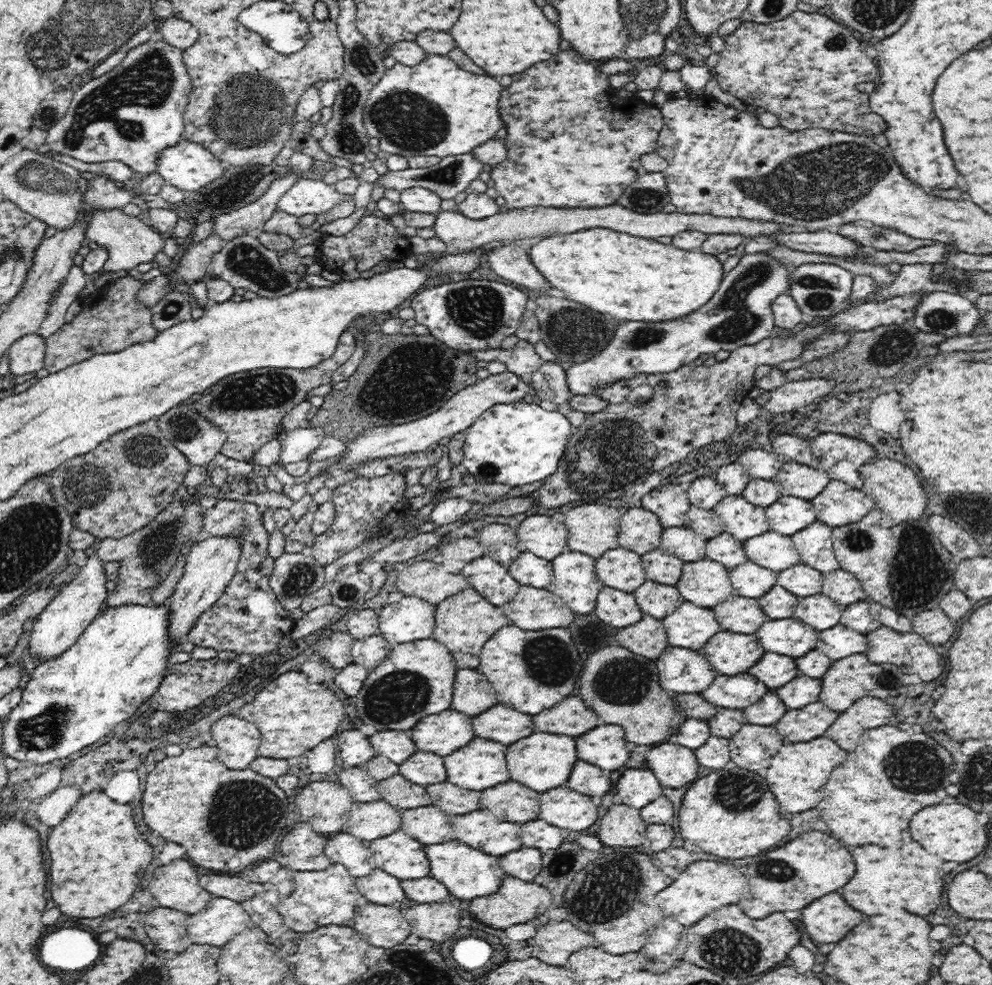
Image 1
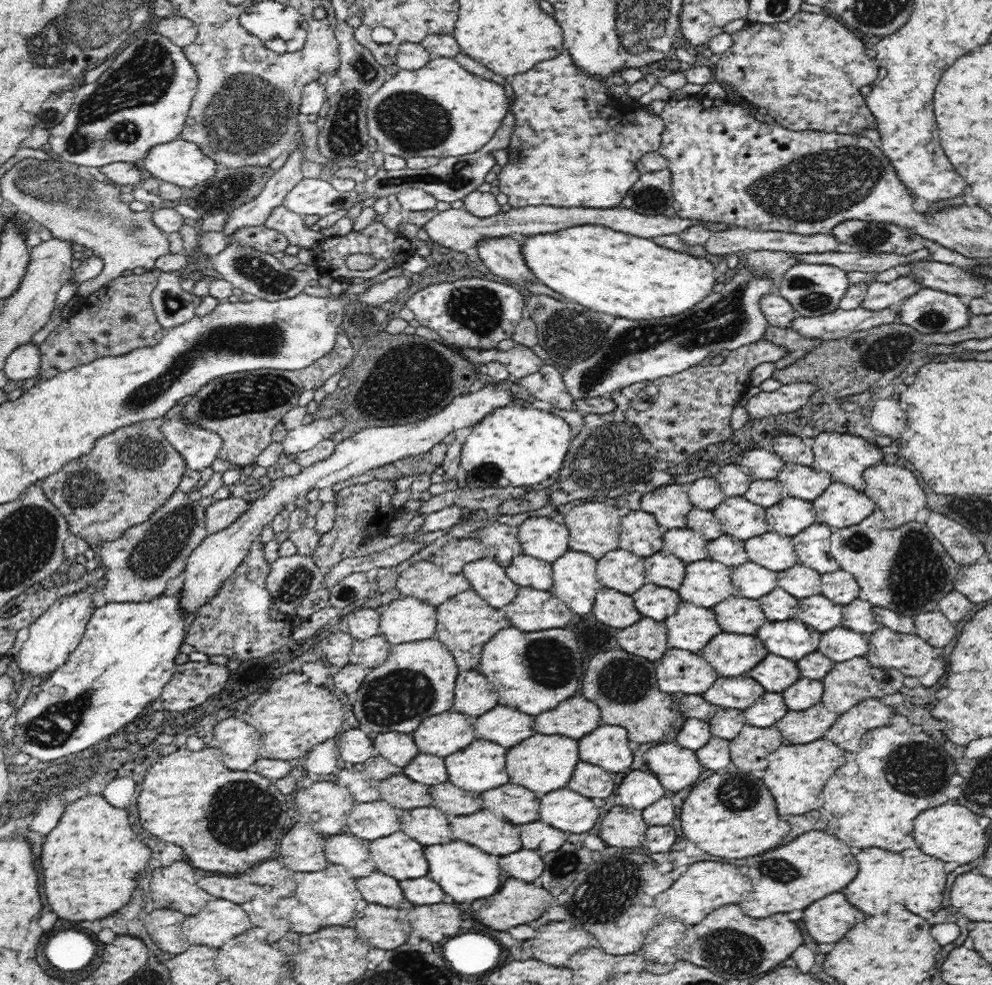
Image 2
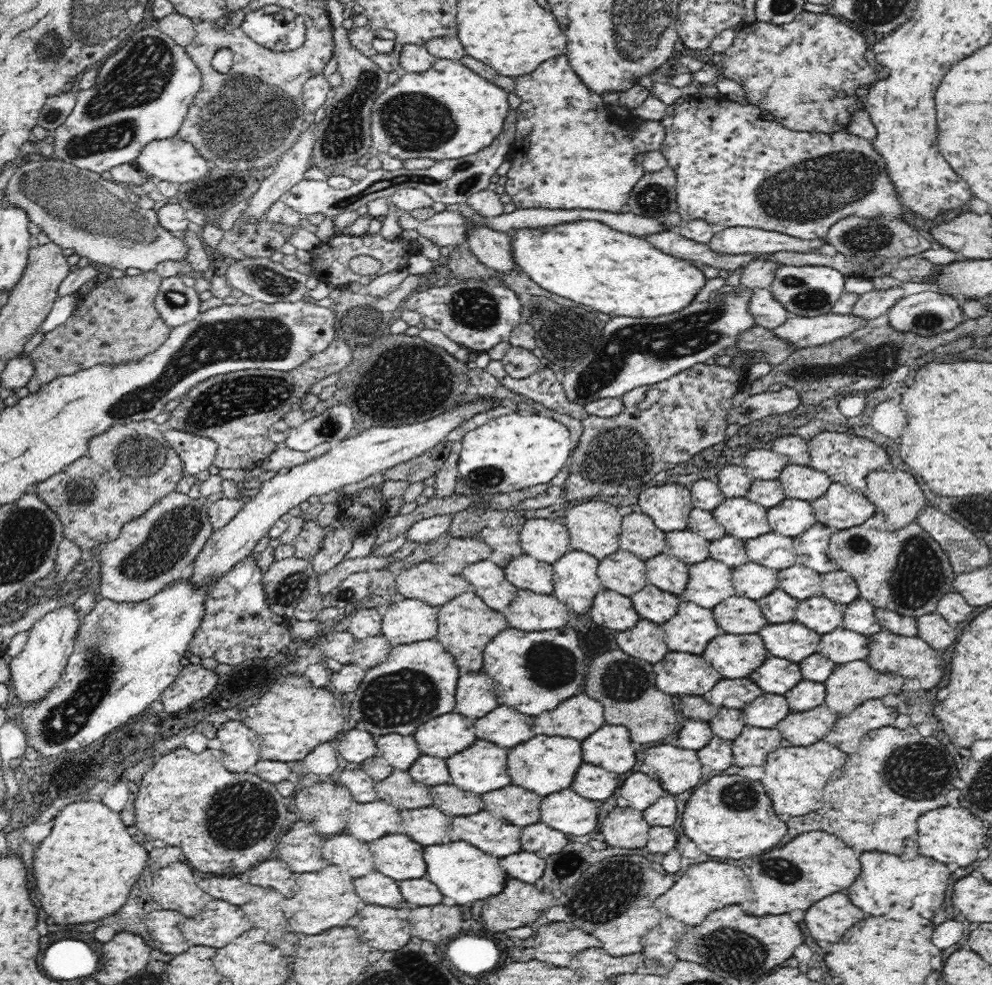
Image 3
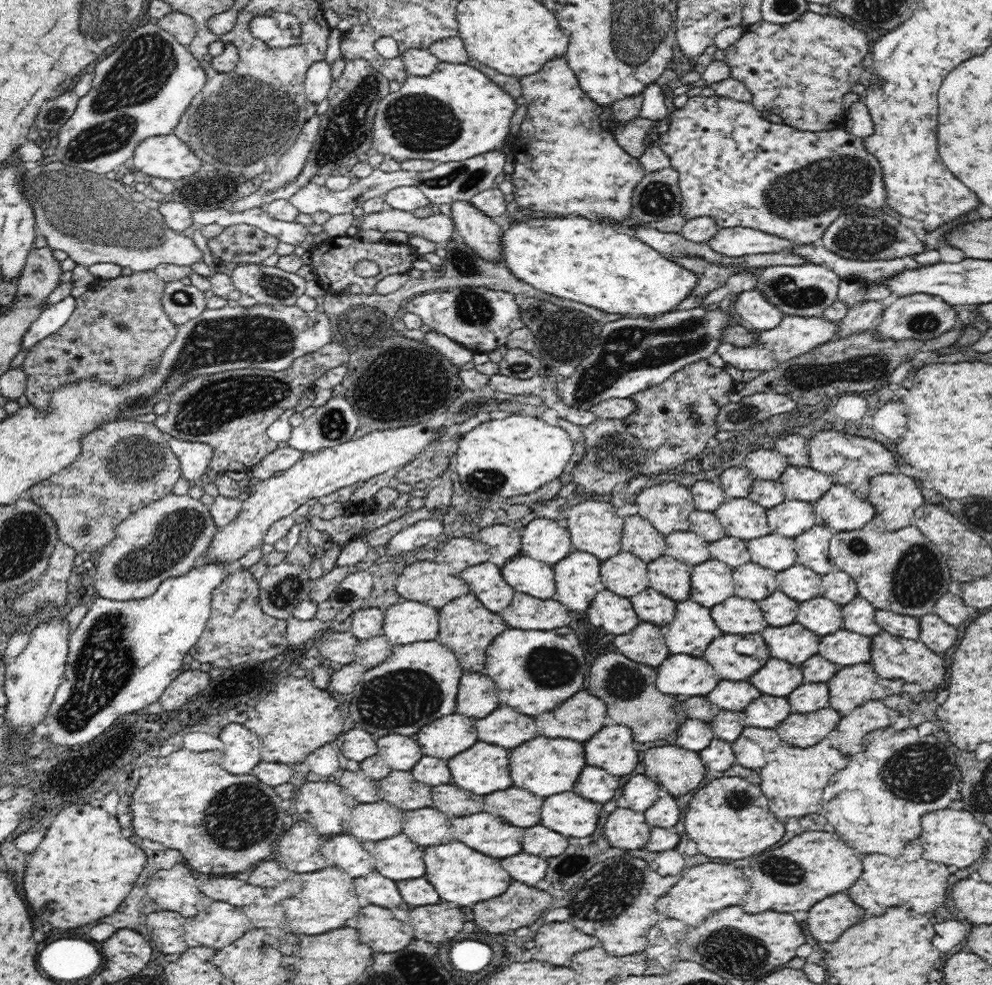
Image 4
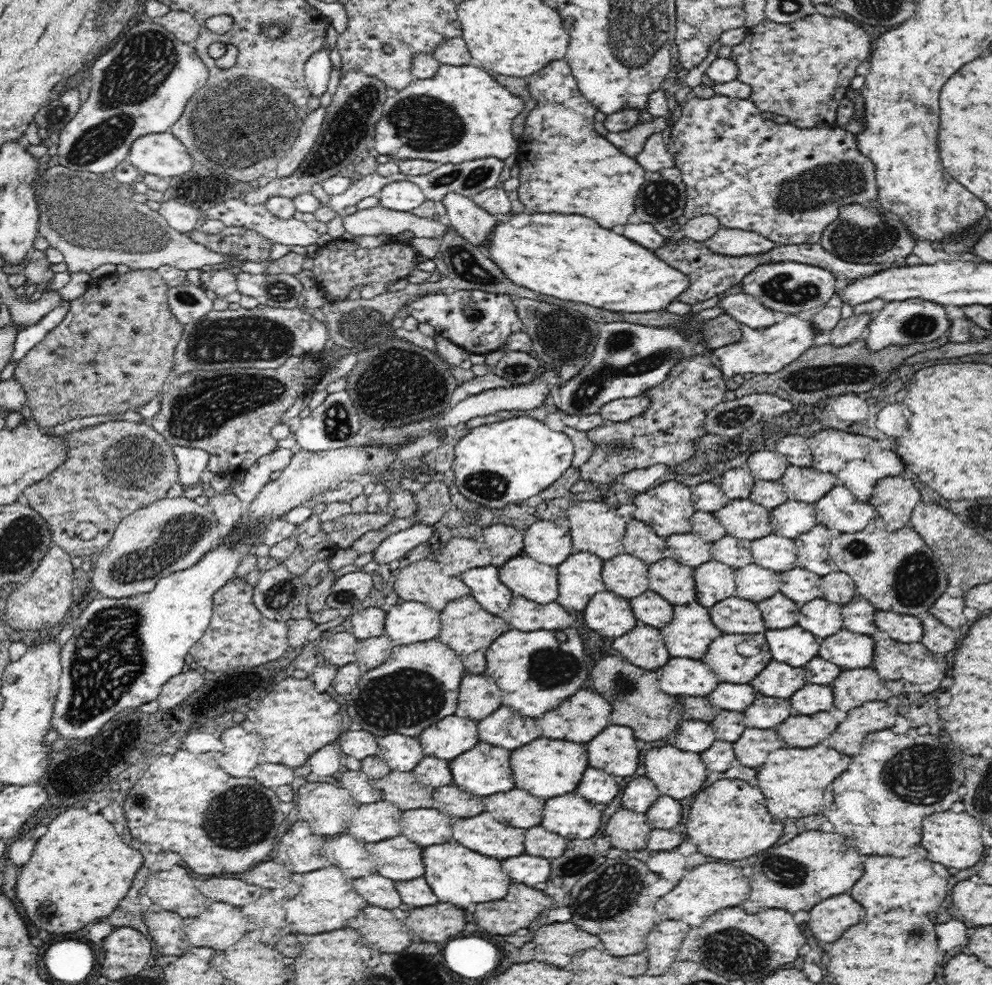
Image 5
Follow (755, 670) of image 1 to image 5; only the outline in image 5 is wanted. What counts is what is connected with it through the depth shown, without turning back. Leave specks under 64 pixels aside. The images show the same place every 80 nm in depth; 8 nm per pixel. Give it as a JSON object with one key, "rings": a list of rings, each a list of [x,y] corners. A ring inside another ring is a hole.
{"rings":[[[772,660],[760,674],[752,680],[751,685],[763,696],[789,700],[807,680],[803,667],[794,668],[783,662]]]}

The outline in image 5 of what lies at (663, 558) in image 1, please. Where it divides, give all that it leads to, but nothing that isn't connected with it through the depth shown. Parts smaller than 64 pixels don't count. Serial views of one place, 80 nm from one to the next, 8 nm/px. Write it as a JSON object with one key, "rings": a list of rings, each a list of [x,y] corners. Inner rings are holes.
{"rings":[[[671,557],[664,558],[649,565],[649,589],[673,605],[697,602],[693,572],[691,566],[676,562]]]}

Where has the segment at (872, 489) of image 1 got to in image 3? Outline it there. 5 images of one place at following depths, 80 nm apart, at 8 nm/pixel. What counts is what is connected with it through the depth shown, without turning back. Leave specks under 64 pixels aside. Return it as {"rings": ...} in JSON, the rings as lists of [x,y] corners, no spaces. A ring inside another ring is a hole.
{"rings":[[[888,467],[872,472],[866,481],[864,495],[884,515],[890,531],[914,523],[916,514],[927,506],[924,491],[908,472]]]}

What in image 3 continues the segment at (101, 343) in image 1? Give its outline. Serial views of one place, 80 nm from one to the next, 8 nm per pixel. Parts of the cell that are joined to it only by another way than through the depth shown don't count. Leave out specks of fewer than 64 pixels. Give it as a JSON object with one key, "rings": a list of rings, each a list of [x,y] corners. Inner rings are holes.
{"rings":[[[154,270],[144,271],[135,276],[125,275],[118,279],[106,279],[97,284],[85,294],[78,297],[76,310],[65,323],[57,329],[47,332],[42,342],[28,356],[34,365],[34,374],[28,381],[27,388],[30,394],[37,393],[55,378],[71,375],[96,365],[117,367],[141,361],[147,354],[153,353],[168,338],[172,328],[160,316],[155,305],[155,296],[159,291],[162,277]]]}

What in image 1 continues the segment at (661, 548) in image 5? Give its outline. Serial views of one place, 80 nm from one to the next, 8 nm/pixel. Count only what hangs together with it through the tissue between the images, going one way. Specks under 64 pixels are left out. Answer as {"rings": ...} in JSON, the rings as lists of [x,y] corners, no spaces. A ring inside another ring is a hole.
{"rings":[[[628,507],[619,518],[619,546],[640,557],[661,548],[663,526],[658,516],[644,507]]]}

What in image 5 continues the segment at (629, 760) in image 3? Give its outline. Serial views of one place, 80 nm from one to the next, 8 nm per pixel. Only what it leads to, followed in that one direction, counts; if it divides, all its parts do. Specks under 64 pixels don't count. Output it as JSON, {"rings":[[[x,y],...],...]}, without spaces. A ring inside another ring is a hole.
{"rings":[[[608,726],[586,750],[590,754],[590,766],[602,768],[614,776],[632,776],[638,770],[640,754],[632,729],[628,726]]]}

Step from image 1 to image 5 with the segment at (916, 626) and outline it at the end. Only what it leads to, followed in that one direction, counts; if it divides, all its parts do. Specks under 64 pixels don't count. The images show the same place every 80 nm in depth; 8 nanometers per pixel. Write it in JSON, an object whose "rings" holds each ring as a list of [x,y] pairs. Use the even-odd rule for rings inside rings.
{"rings":[[[934,615],[928,616],[923,626],[923,637],[921,643],[933,653],[940,653],[943,656],[956,648],[958,635],[953,628],[942,624]]]}

